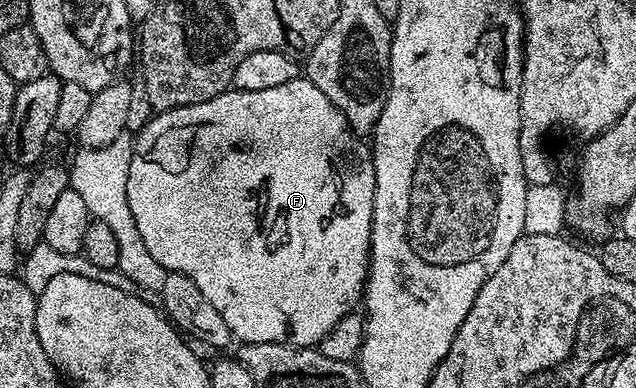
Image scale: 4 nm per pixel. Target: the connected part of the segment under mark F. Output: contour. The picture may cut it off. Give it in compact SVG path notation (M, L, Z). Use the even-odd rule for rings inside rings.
M306 77L286 81L286 85L277 85L275 89L258 89L257 91L229 89L210 101L161 111L151 117L153 119L141 129L140 136L138 134L135 136L130 157L130 177L126 177L126 201L130 201L130 213L134 213L138 233L142 233L142 245L150 249L154 261L158 261L158 265L165 267L169 273L177 271L190 277L194 285L202 289L202 297L206 297L206 301L210 301L210 305L214 305L214 309L222 313L222 321L226 321L226 325L240 343L286 343L289 347L316 347L322 341L322 337L326 337L326 333L330 333L330 329L338 325L340 318L349 314L355 308L352 307L355 303L357 306L361 302L364 283L368 279L368 257L372 253L372 218L374 217L374 161L369 144L353 133L346 117L336 108L334 101L330 101L330 97L326 97L326 93L322 93L322 89L318 89L318 85L314 85Z

